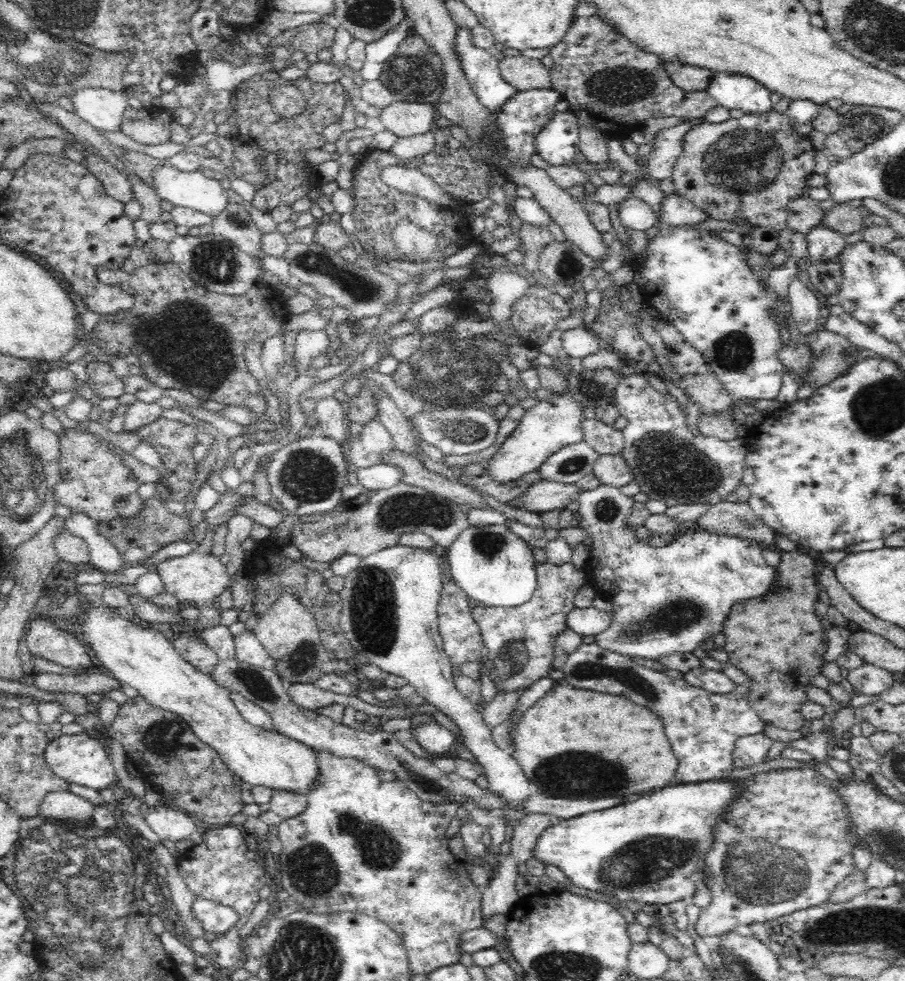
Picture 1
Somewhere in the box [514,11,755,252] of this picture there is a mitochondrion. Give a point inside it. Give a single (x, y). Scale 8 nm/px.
(629, 83)

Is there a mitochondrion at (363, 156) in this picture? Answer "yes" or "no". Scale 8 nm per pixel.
no

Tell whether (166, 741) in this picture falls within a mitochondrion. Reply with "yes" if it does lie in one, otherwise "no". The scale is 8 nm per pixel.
yes

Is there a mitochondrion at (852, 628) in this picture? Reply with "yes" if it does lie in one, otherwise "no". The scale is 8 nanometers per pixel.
no

